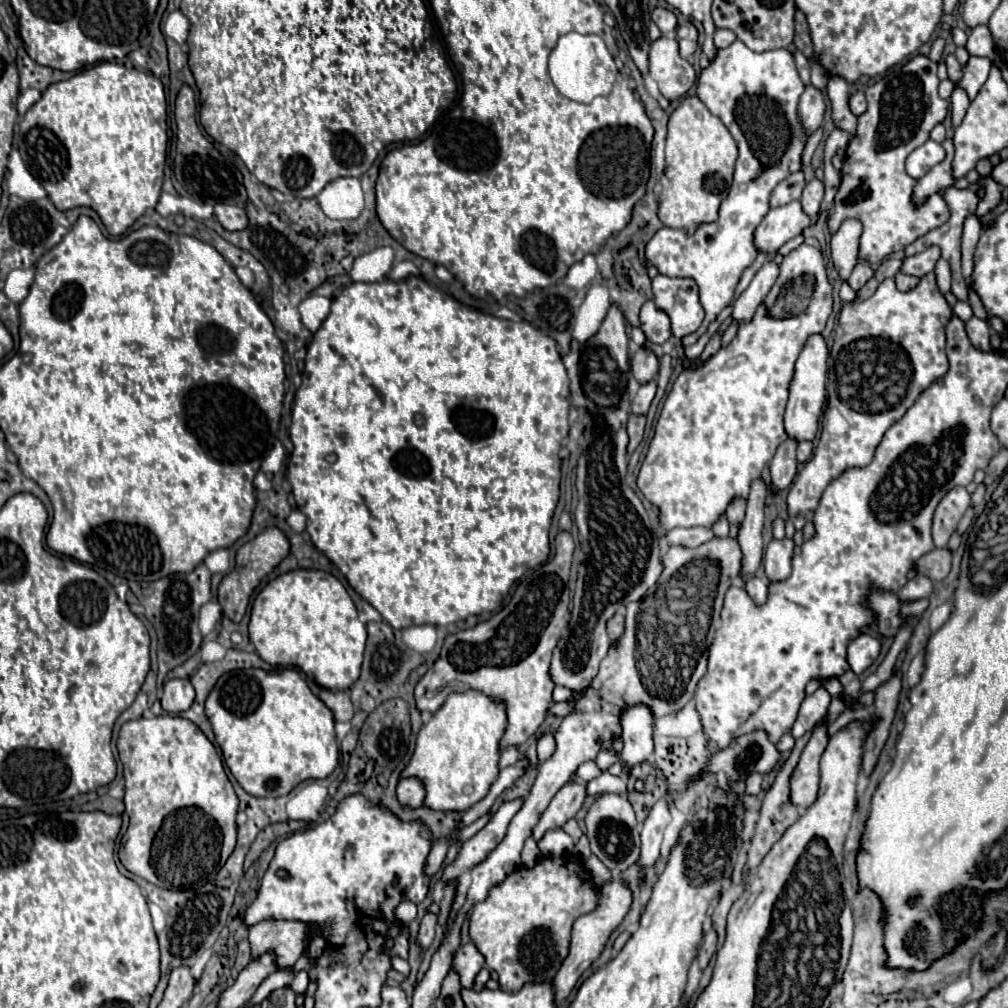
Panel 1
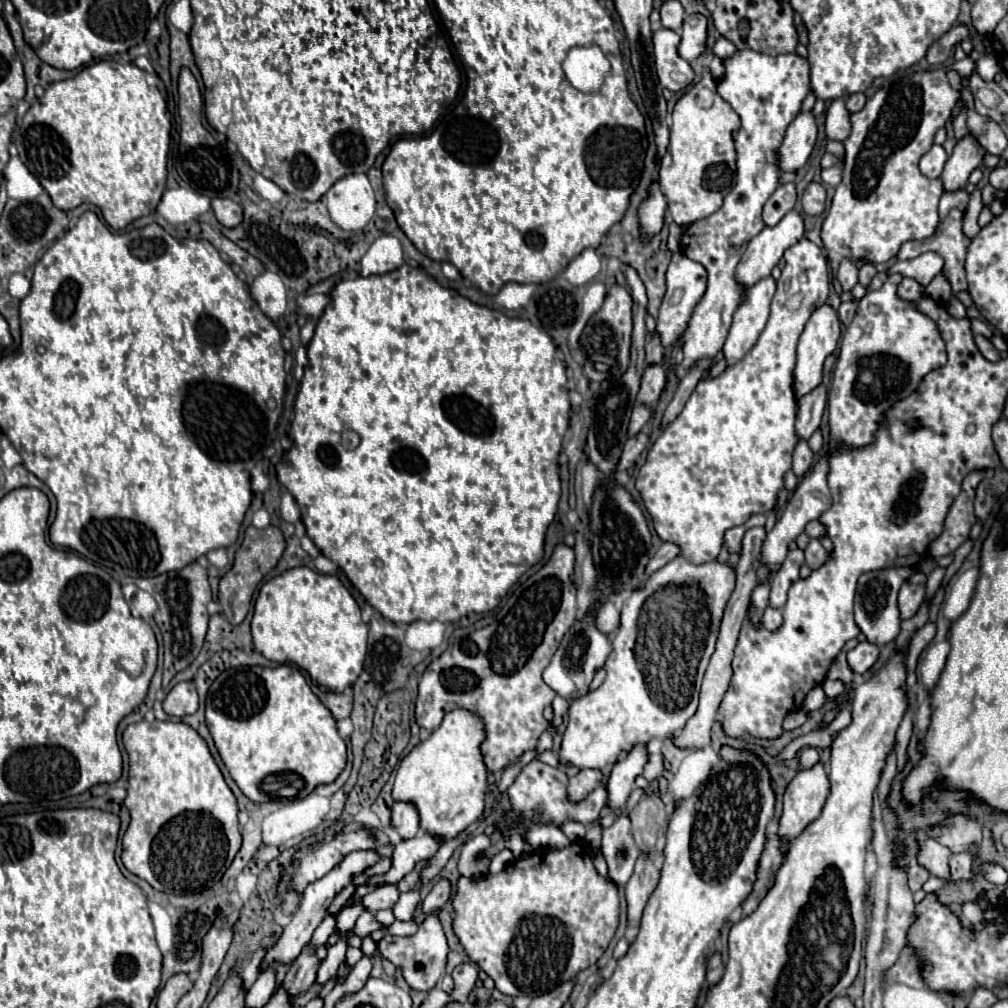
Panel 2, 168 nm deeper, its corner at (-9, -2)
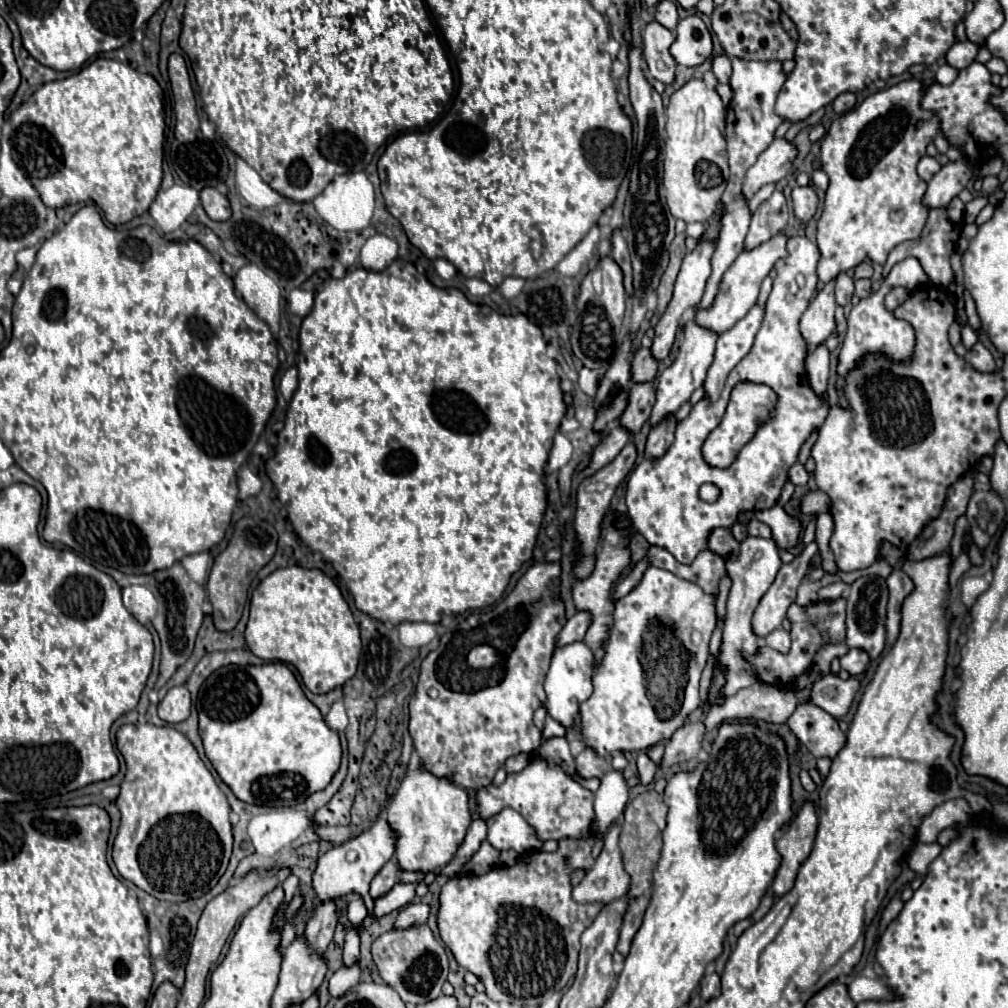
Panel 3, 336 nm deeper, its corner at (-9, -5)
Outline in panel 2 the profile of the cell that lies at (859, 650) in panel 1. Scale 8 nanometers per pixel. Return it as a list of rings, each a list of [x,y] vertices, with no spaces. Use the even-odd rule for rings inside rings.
[[[864,640],[848,652],[848,664],[854,670],[854,674],[866,674],[876,664],[878,656],[880,656],[878,646]]]

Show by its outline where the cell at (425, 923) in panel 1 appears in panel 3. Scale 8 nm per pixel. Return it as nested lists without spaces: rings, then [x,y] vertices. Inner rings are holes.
[[[428,925],[410,927],[404,931],[388,931],[372,943],[372,957],[380,977],[390,985],[404,1003],[422,1005],[440,995],[448,975],[448,957],[444,947],[436,941]]]

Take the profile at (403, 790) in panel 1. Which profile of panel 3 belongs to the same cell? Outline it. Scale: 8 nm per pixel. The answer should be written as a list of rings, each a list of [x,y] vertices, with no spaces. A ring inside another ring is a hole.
[[[382,815],[368,831],[342,843],[340,847],[328,849],[318,859],[318,867],[312,877],[312,887],[316,891],[316,899],[318,897],[334,897],[336,899],[336,897],[348,895],[350,891],[356,891],[364,897],[368,911],[372,911],[372,897],[368,893],[370,881],[382,869],[382,865],[386,861],[390,861],[392,855],[394,855],[394,833],[390,833],[390,825],[386,821],[386,815]]]

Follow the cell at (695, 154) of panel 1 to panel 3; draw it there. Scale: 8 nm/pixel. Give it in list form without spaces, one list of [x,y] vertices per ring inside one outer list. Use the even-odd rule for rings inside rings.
[[[692,79],[670,97],[666,109],[666,159],[664,159],[664,187],[668,209],[676,219],[686,223],[704,223],[722,199],[728,161],[726,161],[726,139],[724,139],[726,107],[714,89],[708,89],[702,79]]]

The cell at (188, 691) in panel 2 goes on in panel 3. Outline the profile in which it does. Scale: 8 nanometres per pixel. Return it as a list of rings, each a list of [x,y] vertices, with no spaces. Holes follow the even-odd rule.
[[[184,685],[172,687],[158,705],[158,717],[170,725],[188,719],[190,715],[190,693]]]

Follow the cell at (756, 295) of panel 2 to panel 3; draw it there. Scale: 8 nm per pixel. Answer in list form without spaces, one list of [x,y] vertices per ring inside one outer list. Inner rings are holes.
[[[754,305],[744,319],[740,319],[732,329],[728,329],[718,337],[714,361],[704,381],[704,397],[708,401],[712,403],[718,401],[730,369],[750,351],[756,331],[760,329],[760,323],[762,323],[762,313],[764,309]]]

